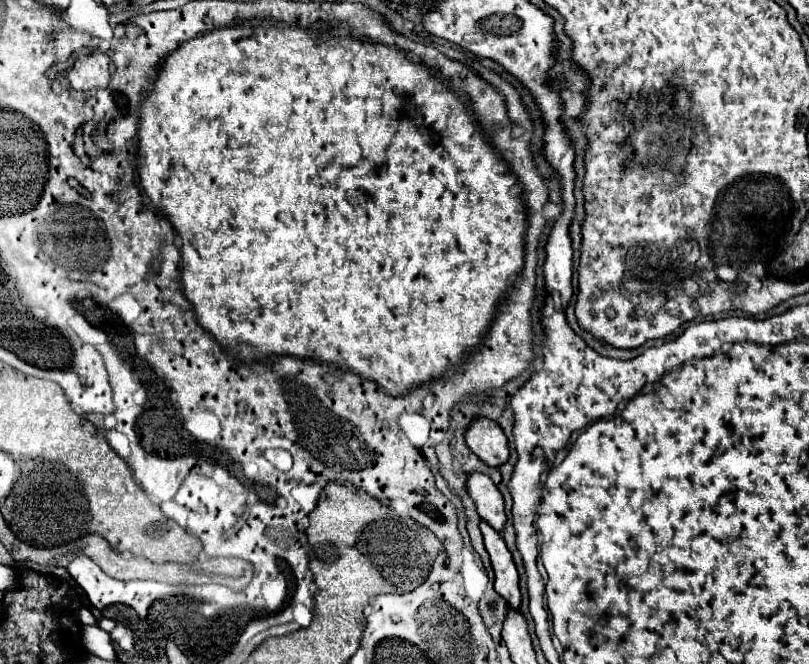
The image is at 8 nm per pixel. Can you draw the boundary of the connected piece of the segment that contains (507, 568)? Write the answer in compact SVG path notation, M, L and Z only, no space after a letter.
M480 522L480 530L484 536L486 552L490 554L492 568L494 568L494 588L496 592L508 602L512 610L520 610L520 586L518 586L518 572L512 560L512 554L508 552L502 536L496 530L490 530L486 522Z

